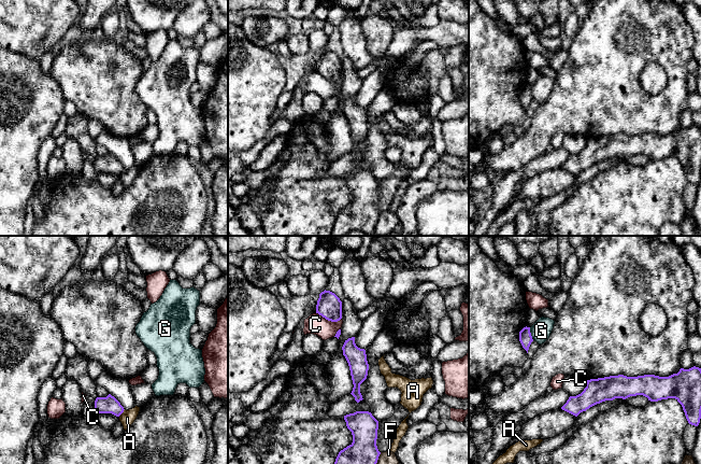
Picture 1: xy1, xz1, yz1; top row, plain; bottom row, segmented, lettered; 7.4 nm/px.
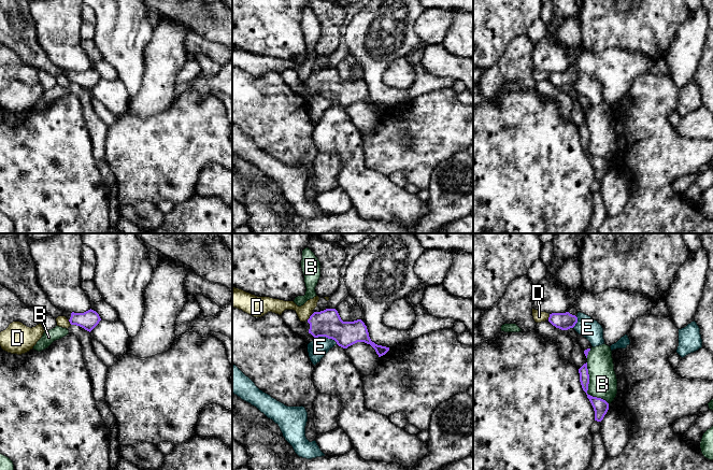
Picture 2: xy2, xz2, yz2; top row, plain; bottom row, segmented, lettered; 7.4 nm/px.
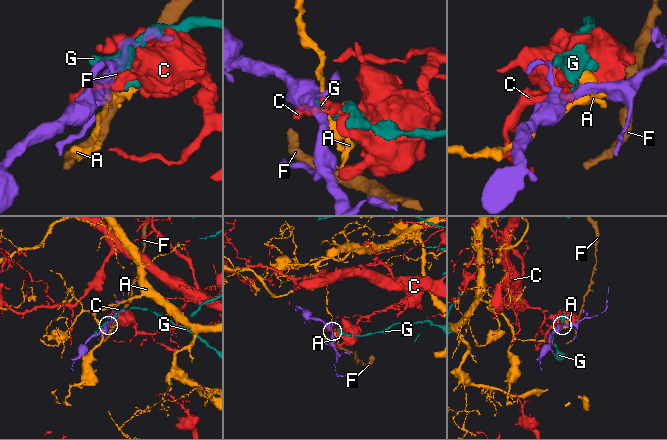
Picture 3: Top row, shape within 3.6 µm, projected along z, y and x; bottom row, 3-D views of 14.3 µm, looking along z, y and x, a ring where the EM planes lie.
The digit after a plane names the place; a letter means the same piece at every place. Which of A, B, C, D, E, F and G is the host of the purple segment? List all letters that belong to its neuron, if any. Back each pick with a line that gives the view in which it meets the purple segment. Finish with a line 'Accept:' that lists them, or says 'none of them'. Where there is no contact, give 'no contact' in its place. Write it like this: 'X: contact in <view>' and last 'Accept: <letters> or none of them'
Accept: none of them

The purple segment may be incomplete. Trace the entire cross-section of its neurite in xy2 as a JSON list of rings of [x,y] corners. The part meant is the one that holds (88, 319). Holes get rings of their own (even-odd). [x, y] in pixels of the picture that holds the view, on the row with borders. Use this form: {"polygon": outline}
{"polygon": [[[0,233],[0,284],[15,294],[23,303],[57,318],[66,316],[71,325],[91,331],[101,321],[94,310],[66,312],[52,304],[40,287],[31,248],[26,233]]]}

